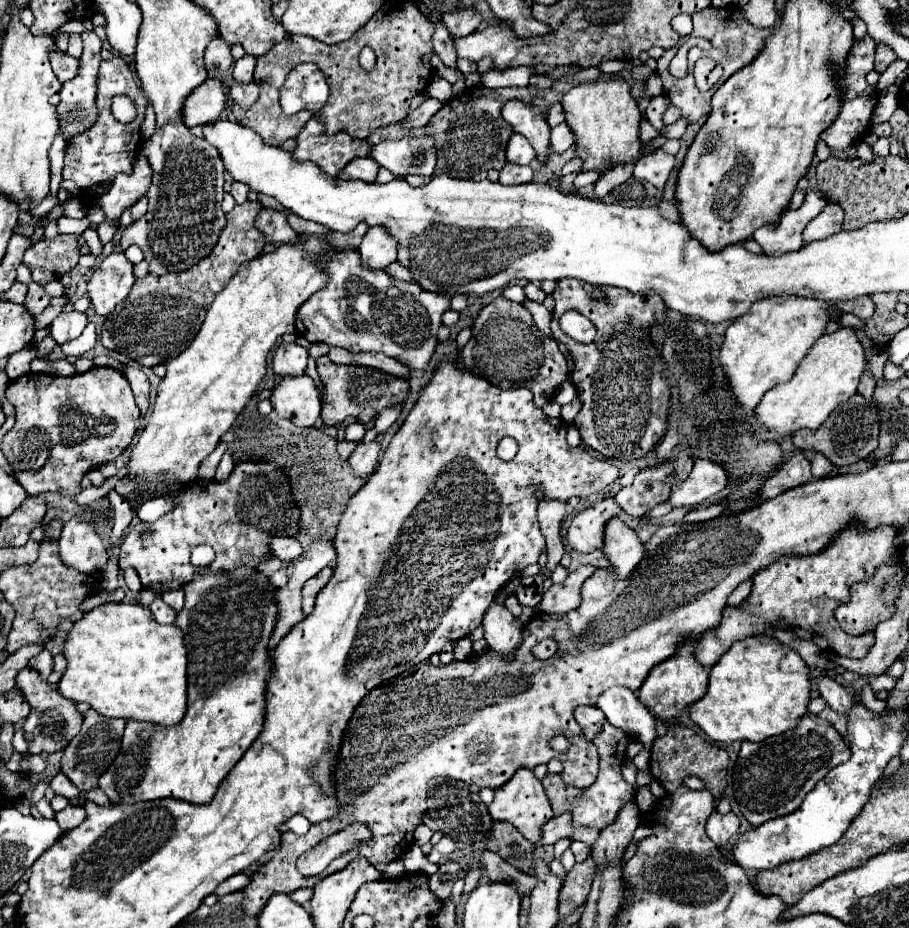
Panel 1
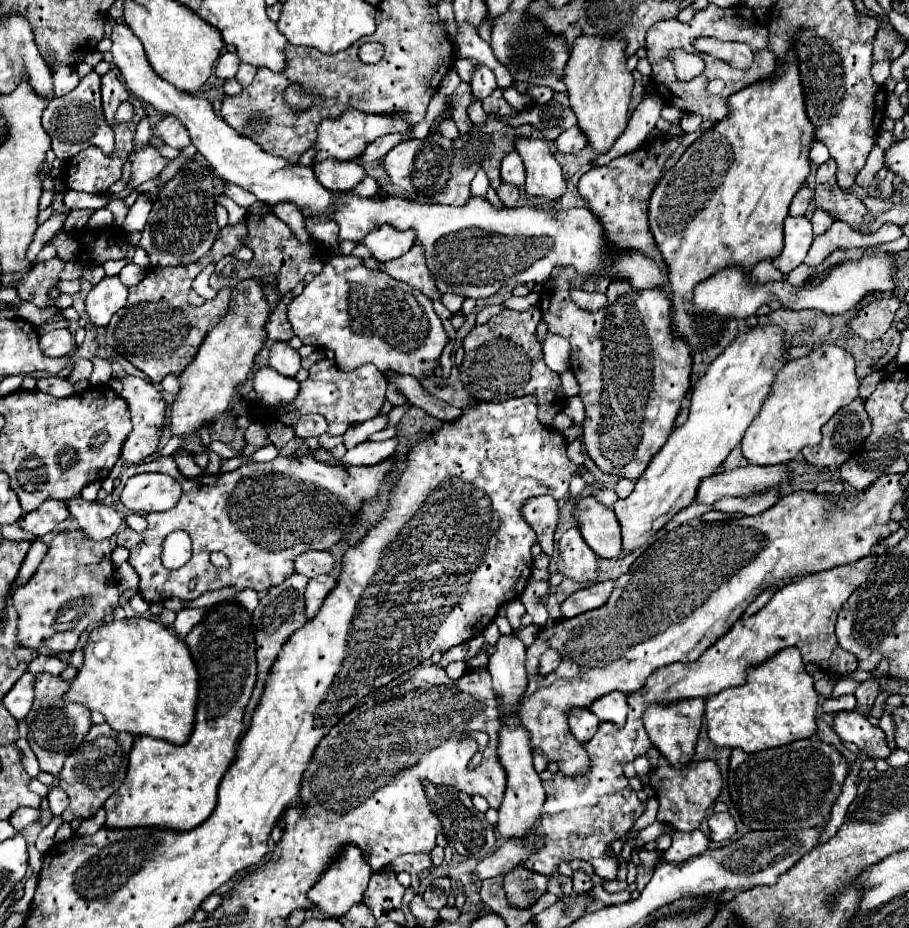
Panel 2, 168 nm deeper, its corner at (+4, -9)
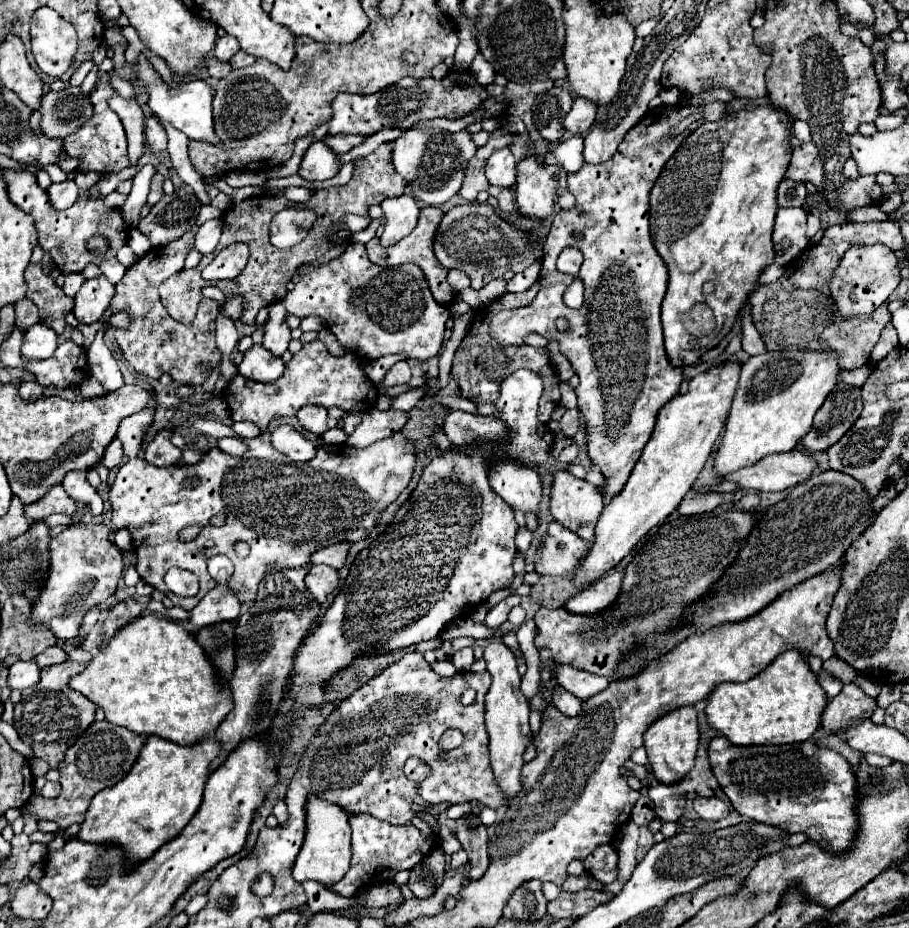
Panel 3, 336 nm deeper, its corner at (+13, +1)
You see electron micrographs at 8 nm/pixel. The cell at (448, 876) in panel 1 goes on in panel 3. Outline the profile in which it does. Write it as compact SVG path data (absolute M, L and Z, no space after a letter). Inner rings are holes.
M433 849L411 869L409 889L417 899L431 897L445 879L445 851Z

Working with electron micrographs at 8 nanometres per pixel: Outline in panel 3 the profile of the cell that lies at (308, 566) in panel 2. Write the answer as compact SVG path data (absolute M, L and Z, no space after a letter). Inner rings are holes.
M337 543L337 545L329 545L325 549L321 549L319 553L313 553L311 555L311 565L319 565L319 563L325 563L329 567L335 567L335 569L341 569L345 565L345 559L349 555L349 543Z

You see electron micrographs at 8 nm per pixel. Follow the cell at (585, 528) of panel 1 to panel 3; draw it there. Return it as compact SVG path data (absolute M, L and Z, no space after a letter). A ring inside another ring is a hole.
M553 521L547 529L543 545L535 557L535 571L539 575L573 573L585 557L585 541L573 531Z

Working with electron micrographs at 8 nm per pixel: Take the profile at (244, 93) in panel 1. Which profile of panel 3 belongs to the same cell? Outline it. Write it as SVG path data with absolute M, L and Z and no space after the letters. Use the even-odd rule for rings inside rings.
M207 57L207 61L205 61L205 69L207 69L207 73L209 73L211 77L215 77L215 79L223 79L223 77L229 75L231 65L229 65L229 63L221 63L221 61L215 59L215 57Z

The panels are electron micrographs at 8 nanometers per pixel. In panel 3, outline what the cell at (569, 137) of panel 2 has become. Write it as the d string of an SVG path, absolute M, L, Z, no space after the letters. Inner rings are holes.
M575 99L569 115L563 121L563 127L573 133L573 135L581 135L587 133L589 127L593 125L597 115L597 107L591 105L591 101L583 101L583 99Z

